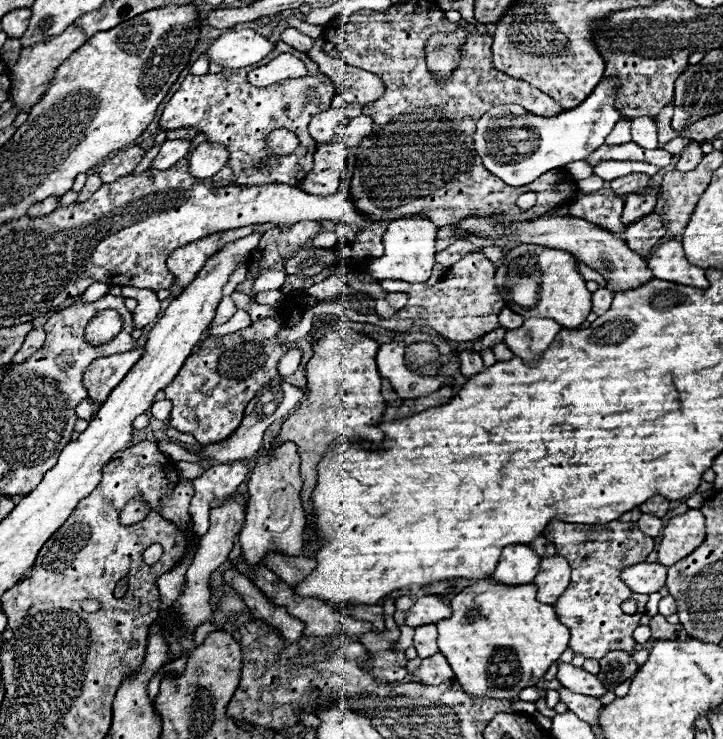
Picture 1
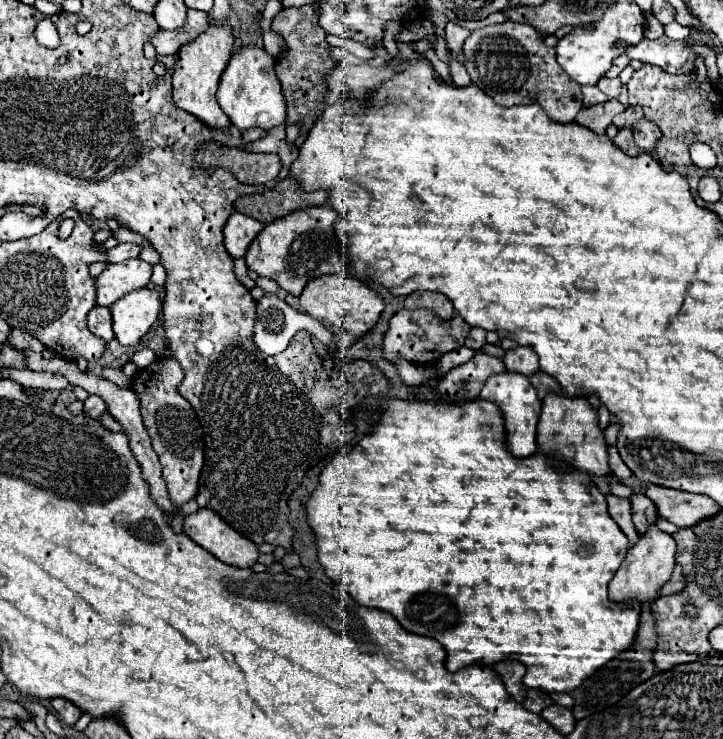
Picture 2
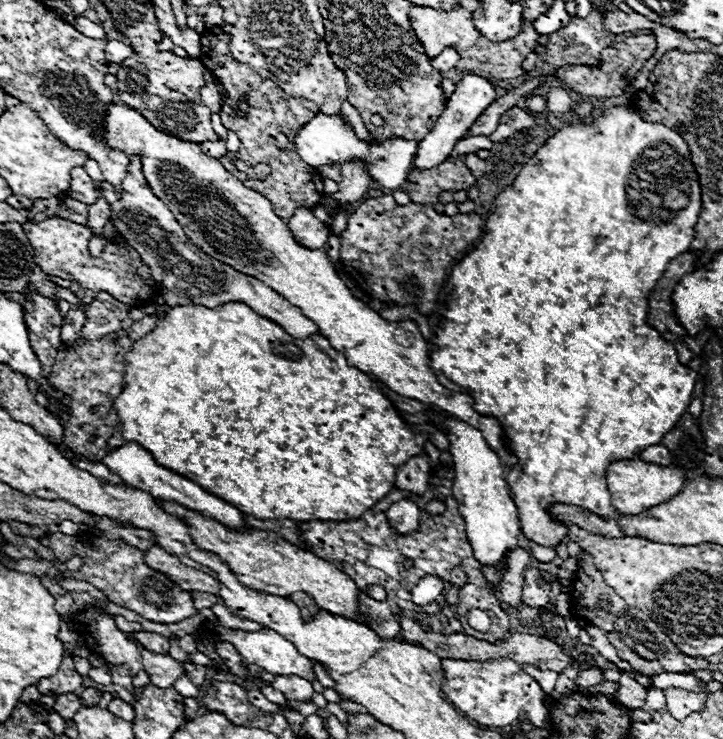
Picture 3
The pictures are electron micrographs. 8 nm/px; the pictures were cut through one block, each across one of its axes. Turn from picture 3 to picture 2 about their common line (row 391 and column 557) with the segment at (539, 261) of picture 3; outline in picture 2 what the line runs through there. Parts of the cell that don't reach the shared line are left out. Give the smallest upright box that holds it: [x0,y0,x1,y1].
[308,400,640,693]

